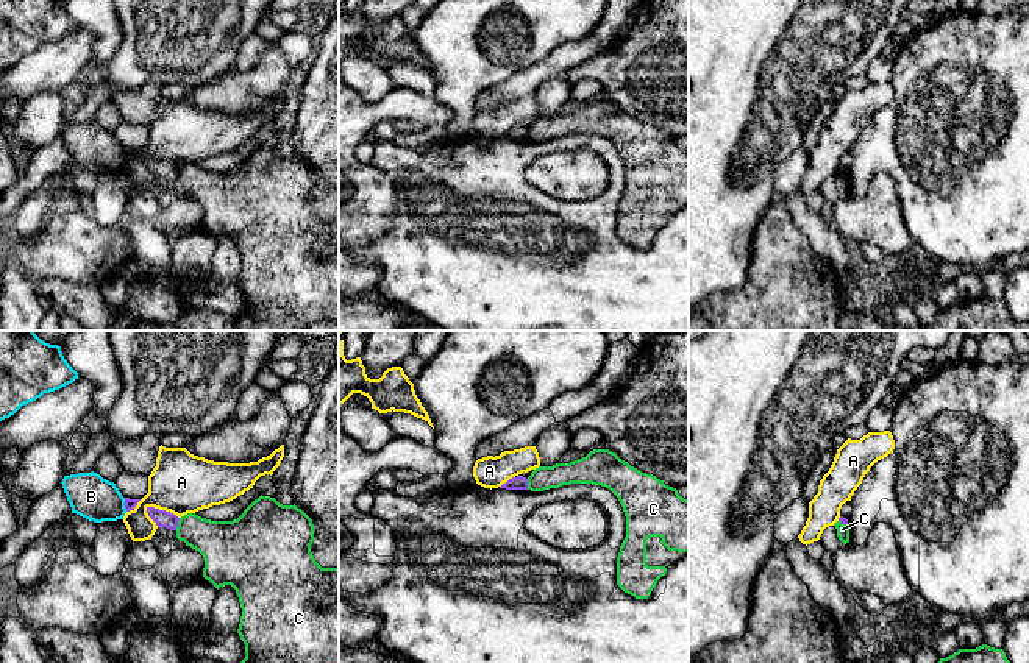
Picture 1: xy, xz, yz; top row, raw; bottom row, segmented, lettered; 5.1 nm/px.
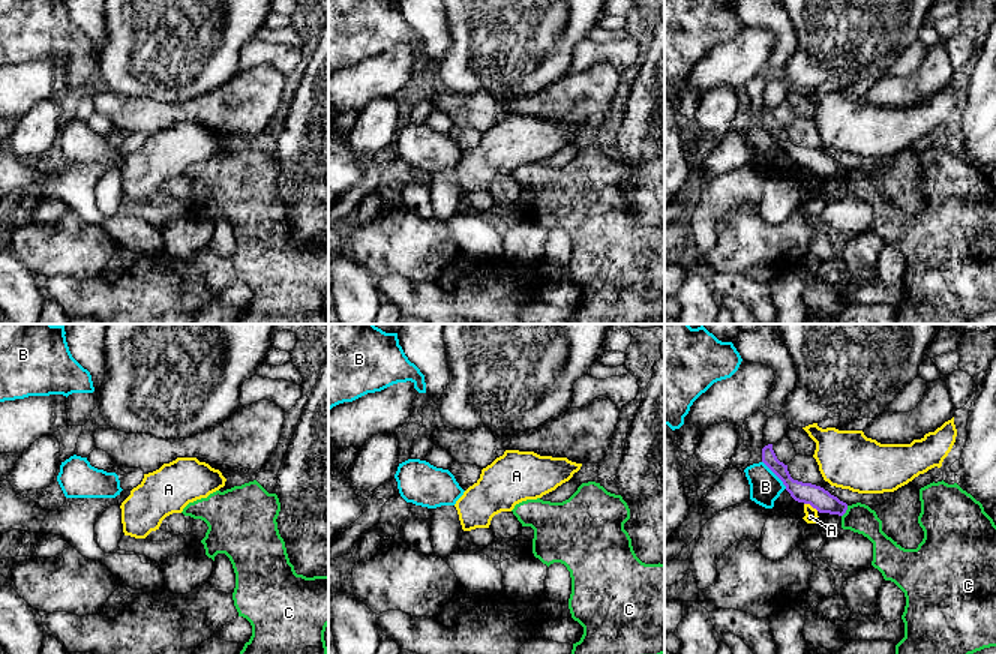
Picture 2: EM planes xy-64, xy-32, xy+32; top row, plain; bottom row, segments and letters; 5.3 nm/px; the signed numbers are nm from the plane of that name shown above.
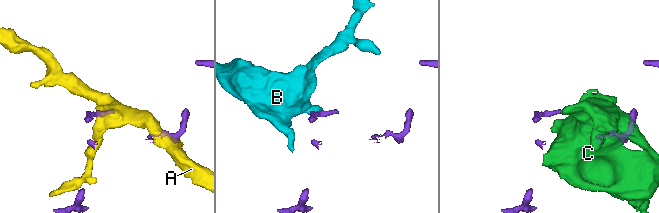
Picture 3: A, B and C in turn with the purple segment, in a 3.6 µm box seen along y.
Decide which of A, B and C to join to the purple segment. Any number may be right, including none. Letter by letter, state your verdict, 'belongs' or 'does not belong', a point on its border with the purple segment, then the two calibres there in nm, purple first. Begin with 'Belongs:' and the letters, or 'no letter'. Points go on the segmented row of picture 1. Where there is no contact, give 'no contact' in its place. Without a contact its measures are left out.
Belongs: no letter
A: does not belong | xy (163, 510) | 90/320 nm
B: does not belong | xy (125, 504) | 60/220 nm
C: does not belong | xy (177, 524) | 90/240 nm

